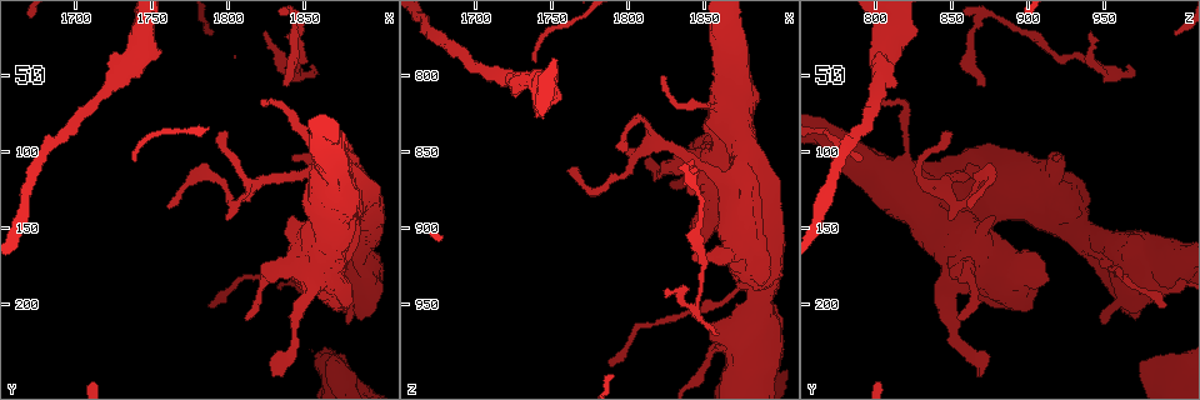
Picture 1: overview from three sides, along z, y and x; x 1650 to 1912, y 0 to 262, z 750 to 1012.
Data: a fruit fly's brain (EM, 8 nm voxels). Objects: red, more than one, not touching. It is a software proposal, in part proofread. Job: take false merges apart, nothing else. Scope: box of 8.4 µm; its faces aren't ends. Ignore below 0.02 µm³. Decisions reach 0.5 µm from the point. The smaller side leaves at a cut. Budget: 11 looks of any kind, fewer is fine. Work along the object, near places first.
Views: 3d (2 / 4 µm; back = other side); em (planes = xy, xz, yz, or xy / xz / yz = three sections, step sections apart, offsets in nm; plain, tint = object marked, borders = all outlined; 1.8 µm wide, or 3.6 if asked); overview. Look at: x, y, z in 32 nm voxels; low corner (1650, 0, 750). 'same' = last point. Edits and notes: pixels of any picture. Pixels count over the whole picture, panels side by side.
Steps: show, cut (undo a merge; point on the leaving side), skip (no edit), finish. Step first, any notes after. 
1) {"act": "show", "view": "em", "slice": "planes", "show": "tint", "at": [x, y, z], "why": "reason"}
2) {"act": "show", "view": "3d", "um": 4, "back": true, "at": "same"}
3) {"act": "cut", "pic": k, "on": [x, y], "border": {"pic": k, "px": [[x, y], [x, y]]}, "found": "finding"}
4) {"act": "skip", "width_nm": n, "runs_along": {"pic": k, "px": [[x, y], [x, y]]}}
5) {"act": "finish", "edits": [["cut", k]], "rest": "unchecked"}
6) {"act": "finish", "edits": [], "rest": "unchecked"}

{"act": "show", "view": "3d", "um": 4, "at": [1842, 48, 954], "why": "sharp bend"}

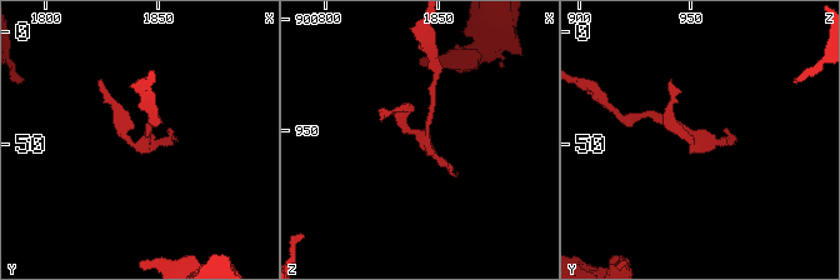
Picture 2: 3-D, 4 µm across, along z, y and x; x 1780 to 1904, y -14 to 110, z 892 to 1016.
{"act": "show", "view": "em", "um": 3.6, "slice": "yz", "step": 4, "show": "tint", "at": [1844, 48, 953], "why": "need the tissue"}

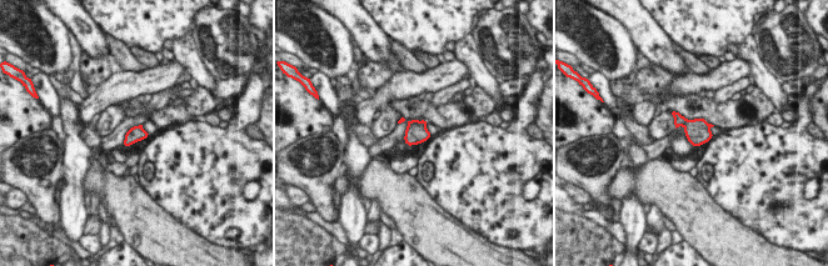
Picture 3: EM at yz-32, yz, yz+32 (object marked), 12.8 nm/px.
{"act": "show", "view": "em", "um": 3.6, "slice": "planes", "show": "borders", "at": "same", "why": "cut it another way"}

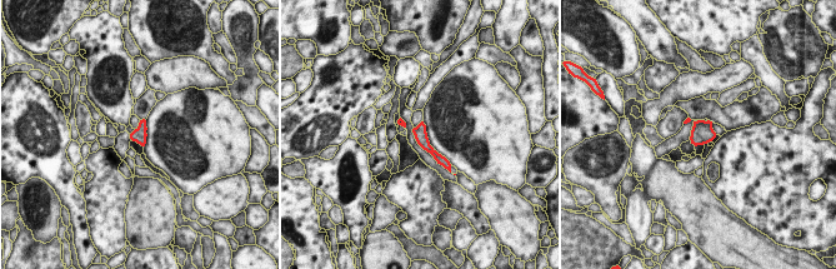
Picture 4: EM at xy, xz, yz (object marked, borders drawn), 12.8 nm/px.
{"act": "skip", "width_nm": 160, "runs_along": {"pic": 4, "px": [[421, 126], [422, 142], [440, 160]]}, "found": "continuous, no second cell"}

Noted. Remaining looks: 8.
{"act": "show", "view": "3d", "um": 4, "at": [1880, 162, 938], "why": "sudden change in width"}

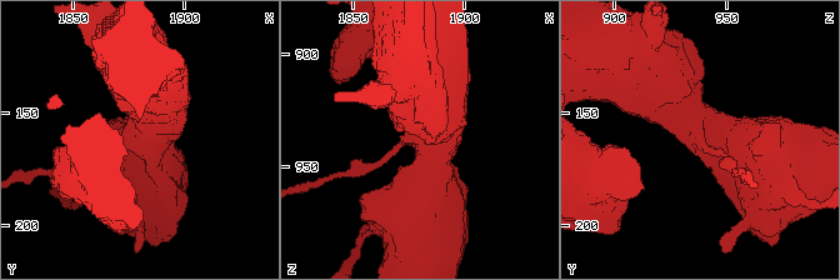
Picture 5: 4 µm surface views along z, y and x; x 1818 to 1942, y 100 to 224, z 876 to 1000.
{"act": "show", "view": "em", "um": 3.6, "slice": "xy", "step": 4, "show": "tint", "at": [1878, 163, 937]}

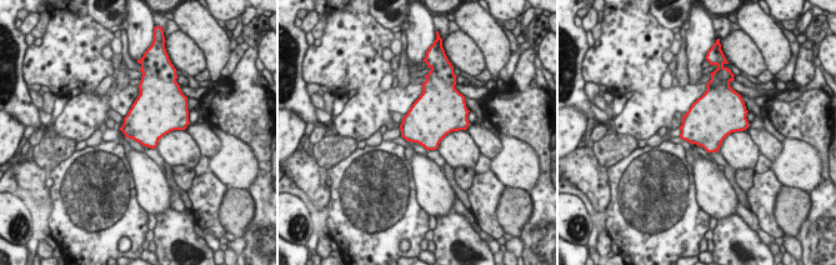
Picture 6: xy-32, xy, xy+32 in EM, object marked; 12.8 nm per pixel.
{"act": "show", "view": "em", "um": 3.6, "slice": "planes", "show": "tint", "at": "same"}

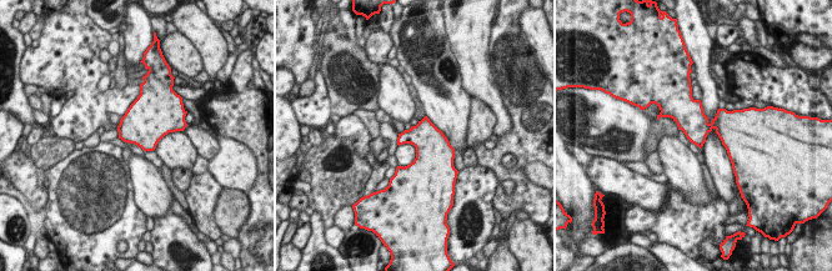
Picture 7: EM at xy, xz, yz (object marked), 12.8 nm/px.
{"act": "skip", "found": "continuous, no second cell"}

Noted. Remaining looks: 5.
{"act": "show", "view": "em", "um": 3.6, "slice": "xy", "step": 8, "show": "tint", "at": [1878, 172, 992], "why": "sudden change in width"}

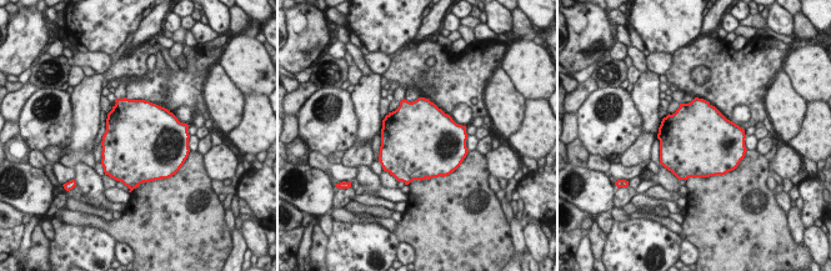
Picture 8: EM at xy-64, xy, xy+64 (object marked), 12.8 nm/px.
{"act": "skip", "width_nm": 950, "found": "all the same cell"}

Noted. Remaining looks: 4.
{"act": "show", "view": "em", "um": 3.6, "slice": "yz", "step": 16, "show": "tint", "at": [1864, 114, 868], "why": "abrupt turn"}

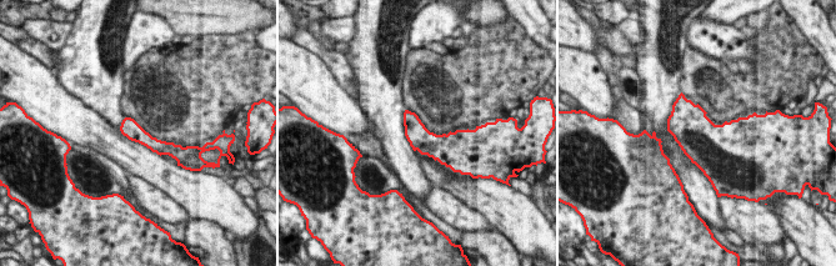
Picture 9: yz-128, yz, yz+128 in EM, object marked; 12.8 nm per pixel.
{"act": "show", "view": "em", "um": 3.6, "slice": "planes", "show": "borders", "at": "same", "why": "cut it another way"}

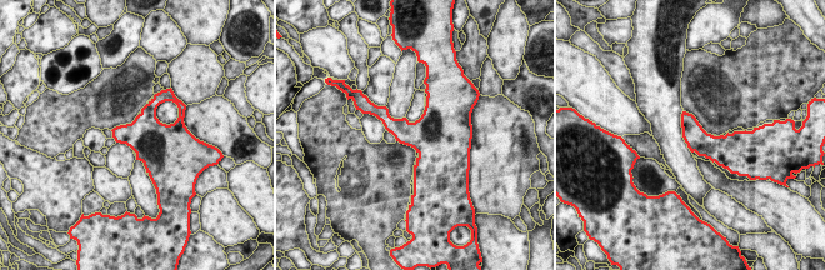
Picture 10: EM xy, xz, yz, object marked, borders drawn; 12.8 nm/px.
{"act": "skip", "found": "one cell here"}

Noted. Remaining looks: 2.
{"act": "finish", "edits": [], "rest": "unchecked"}

